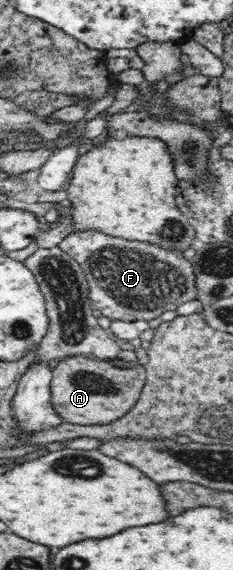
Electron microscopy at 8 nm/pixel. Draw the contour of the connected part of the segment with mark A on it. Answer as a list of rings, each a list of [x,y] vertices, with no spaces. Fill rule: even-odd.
[[[69,356],[52,369],[50,402],[61,421],[94,428],[118,420],[131,410],[145,385],[146,369],[137,362]]]

